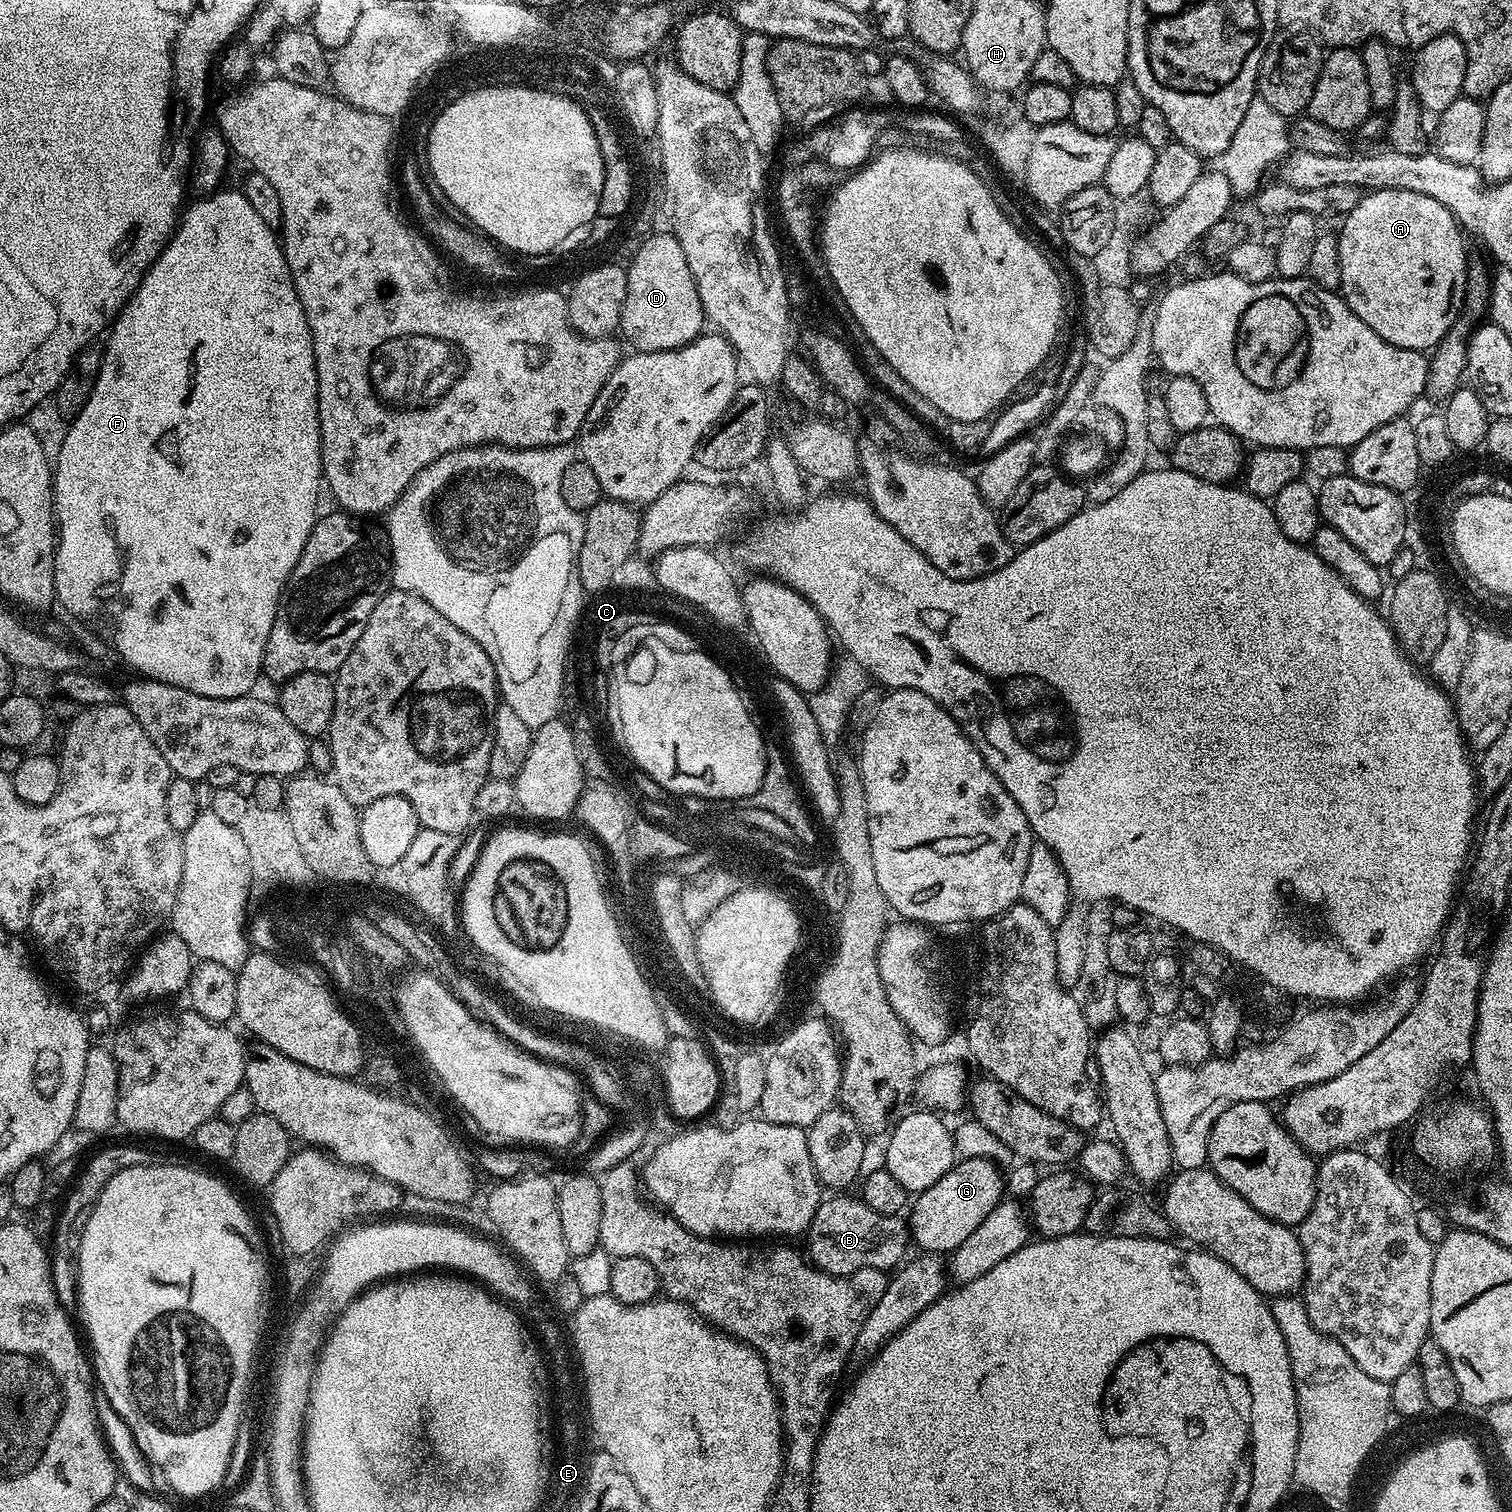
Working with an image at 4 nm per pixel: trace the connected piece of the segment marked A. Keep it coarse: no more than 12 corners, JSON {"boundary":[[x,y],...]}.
{"boundary":[[1414,190],[1361,195],[1338,291],[1390,346],[1457,323],[1465,233]]}

